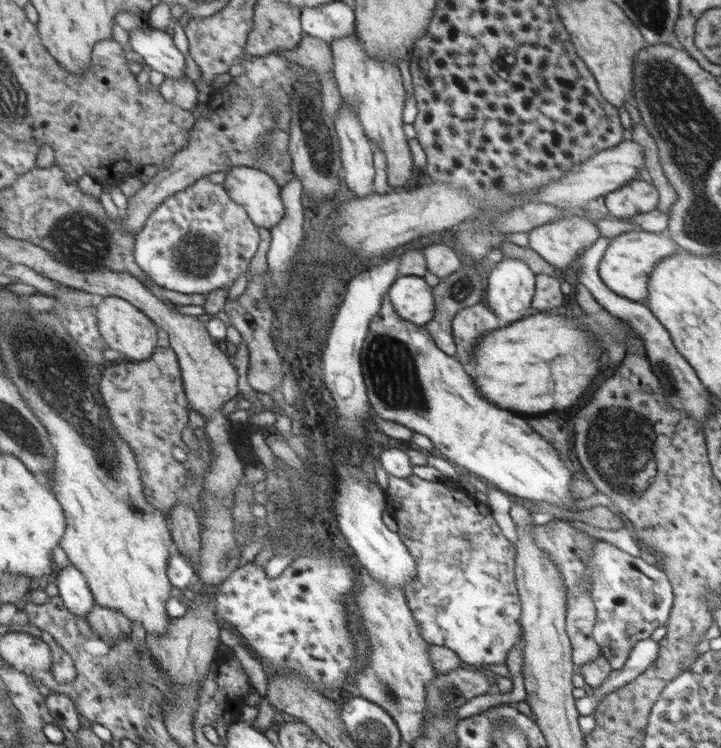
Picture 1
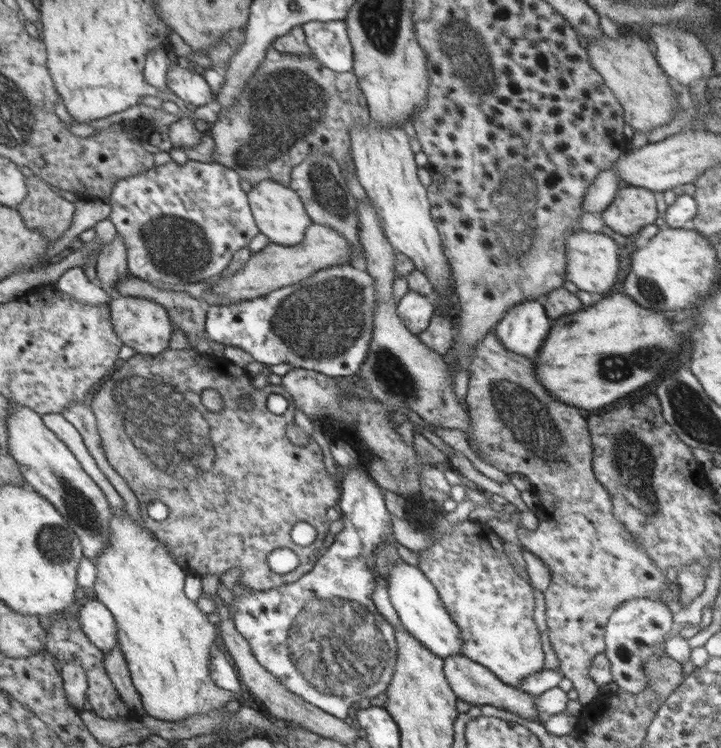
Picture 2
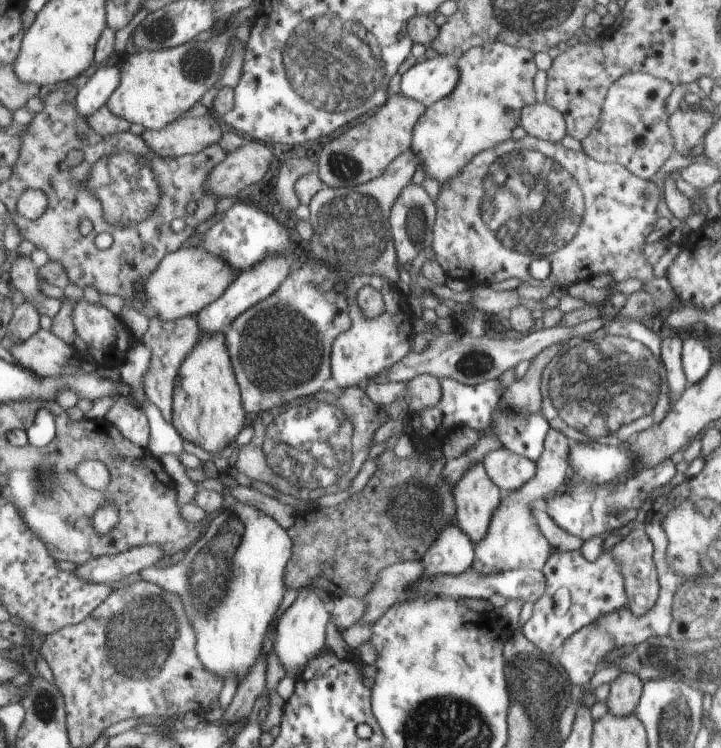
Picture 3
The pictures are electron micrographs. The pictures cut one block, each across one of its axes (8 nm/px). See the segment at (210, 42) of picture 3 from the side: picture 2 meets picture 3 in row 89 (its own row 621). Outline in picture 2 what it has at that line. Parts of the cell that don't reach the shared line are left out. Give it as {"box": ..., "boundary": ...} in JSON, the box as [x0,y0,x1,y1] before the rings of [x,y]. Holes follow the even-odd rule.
{"box":[90,511,237,722],"boundary":[[[126,511],[121,516],[111,513],[111,544],[94,563],[97,574],[90,592],[106,604],[117,619],[120,648],[139,691],[144,712],[163,722],[177,722],[195,714],[207,714],[213,708],[222,708],[237,694],[215,686],[209,678],[209,648],[217,638],[215,626],[195,606],[195,602],[183,596],[185,572],[181,566],[175,566],[177,560],[171,560],[166,544],[143,530]]]}

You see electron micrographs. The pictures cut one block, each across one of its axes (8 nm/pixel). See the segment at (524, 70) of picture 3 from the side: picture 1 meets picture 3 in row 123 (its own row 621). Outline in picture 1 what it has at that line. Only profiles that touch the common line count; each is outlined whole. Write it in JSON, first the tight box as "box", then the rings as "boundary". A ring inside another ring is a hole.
{"box":[385,474,522,668],"boundary":[[[413,474],[406,478],[394,478],[393,476],[387,475],[387,481],[385,494],[386,509],[390,511],[390,515],[396,522],[396,533],[398,537],[405,543],[407,551],[414,557],[415,566],[417,566],[417,573],[415,574],[414,580],[407,582],[402,587],[402,590],[405,594],[406,602],[413,612],[414,619],[417,620],[418,629],[421,631],[422,637],[428,644],[442,646],[452,650],[462,662],[471,664],[471,666],[477,666],[477,668],[485,664],[504,663],[505,658],[507,658],[507,652],[515,646],[515,642],[521,636],[521,630],[519,630],[520,622],[517,622],[517,620],[521,619],[522,602],[520,598],[517,598],[517,576],[513,576],[513,566],[517,564],[517,554],[513,550],[513,544],[503,538],[503,534],[495,526],[495,522],[491,518],[491,512],[485,508],[485,504],[473,502],[473,498],[469,498],[469,494],[463,494],[463,490],[457,484],[453,484],[453,481],[450,482],[446,479],[427,482],[427,480],[421,480],[421,478]]]}

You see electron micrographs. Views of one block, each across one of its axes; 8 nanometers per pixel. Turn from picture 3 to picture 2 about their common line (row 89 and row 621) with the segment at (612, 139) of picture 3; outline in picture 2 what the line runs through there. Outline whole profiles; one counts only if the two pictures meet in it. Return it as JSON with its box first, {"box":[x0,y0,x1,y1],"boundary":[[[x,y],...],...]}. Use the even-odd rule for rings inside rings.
{"box":[604,598,671,694],"boundary":[[[633,598],[627,600],[611,614],[605,626],[604,655],[609,661],[612,681],[619,691],[637,694],[647,688],[647,674],[643,671],[643,662],[651,656],[666,656],[663,642],[667,638],[671,624],[671,614],[661,600],[655,598]]]}

